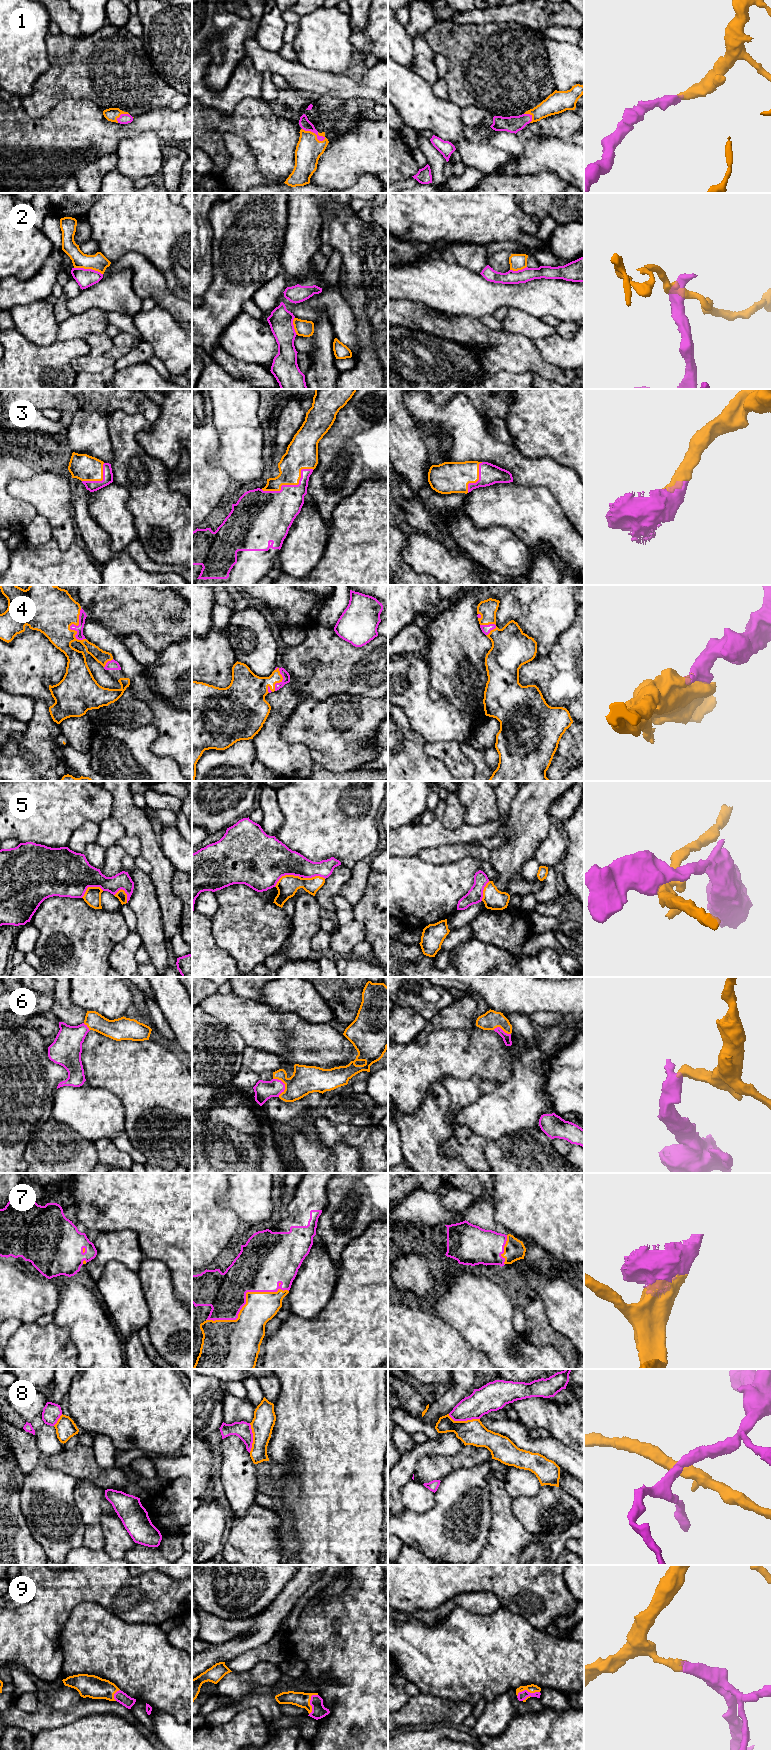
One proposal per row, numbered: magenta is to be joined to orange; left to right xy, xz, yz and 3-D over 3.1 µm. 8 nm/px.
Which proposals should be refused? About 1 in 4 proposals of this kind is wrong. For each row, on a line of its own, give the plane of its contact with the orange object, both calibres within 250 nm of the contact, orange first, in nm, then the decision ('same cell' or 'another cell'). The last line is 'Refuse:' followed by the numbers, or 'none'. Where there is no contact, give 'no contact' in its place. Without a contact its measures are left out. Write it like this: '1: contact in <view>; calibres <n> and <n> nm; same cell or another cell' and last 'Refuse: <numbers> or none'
1: contact in xz; calibres 200 and 90 nm; same cell
2: contact in xy; calibres 140 and 150 nm; another cell
3: contact in xz; calibres 220 and 320 nm; same cell
4: contact in xy; calibres 380 and 60 nm; same cell
5: contact in xz; calibres 170 and 440 nm; another cell
6: contact in xz; calibres 220 and 160 nm; same cell
7: contact in xz; calibres 280 and 360 nm; same cell
8: contact in yz; calibres 200 and 200 nm; another cell
9: contact in xz; calibres 120 and 110 nm; same cell
Refuse: 2, 5, 8

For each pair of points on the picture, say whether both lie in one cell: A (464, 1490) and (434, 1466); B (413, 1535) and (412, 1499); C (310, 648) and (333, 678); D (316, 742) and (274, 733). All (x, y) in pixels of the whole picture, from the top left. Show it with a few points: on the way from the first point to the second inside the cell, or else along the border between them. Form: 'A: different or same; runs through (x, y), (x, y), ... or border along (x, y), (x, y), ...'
A: different; border along (468, 1468), (458, 1468), (440, 1480)
B: different; border along (434, 1504), (422, 1512), (412, 1512), (404, 1509)
C: same; runs through (317, 655), (333, 671)
D: different; border along (290, 713), (282, 737), (303, 744)

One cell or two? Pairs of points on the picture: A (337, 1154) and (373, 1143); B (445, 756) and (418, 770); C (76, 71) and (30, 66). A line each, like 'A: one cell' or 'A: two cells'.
A: two cells
B: two cells
C: two cells

